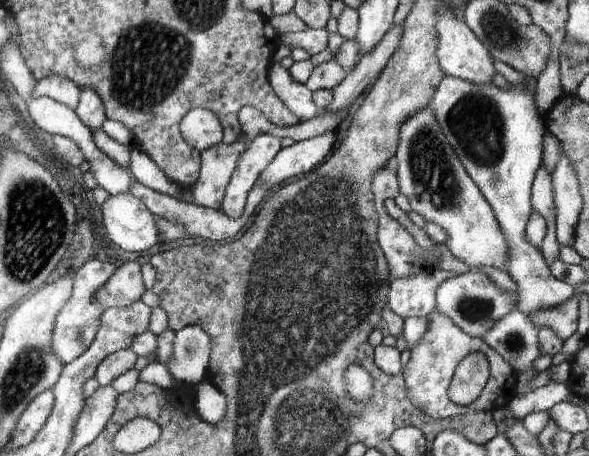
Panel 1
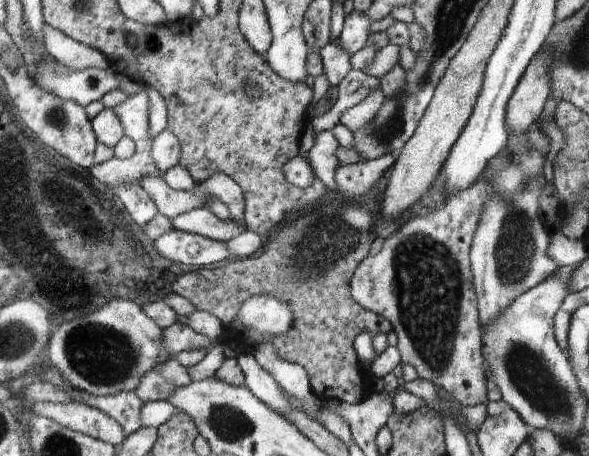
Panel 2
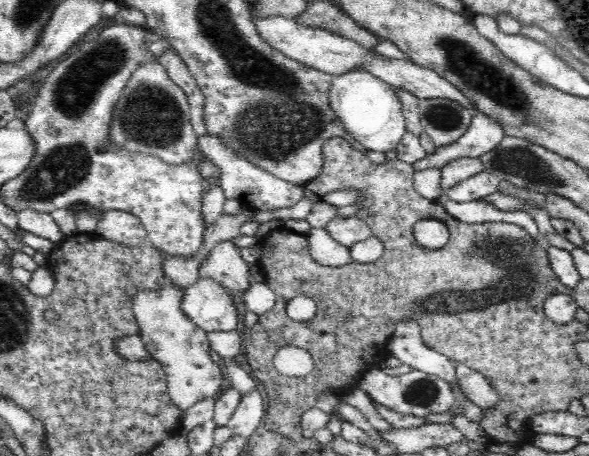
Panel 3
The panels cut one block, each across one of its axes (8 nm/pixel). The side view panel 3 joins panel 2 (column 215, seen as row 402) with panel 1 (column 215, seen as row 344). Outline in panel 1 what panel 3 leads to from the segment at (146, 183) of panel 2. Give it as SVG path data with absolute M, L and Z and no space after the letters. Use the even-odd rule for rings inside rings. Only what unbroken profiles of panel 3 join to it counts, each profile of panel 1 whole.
M221 141L201 153L199 176L189 190L192 204L220 210L232 172L248 146L250 141L233 144Z

